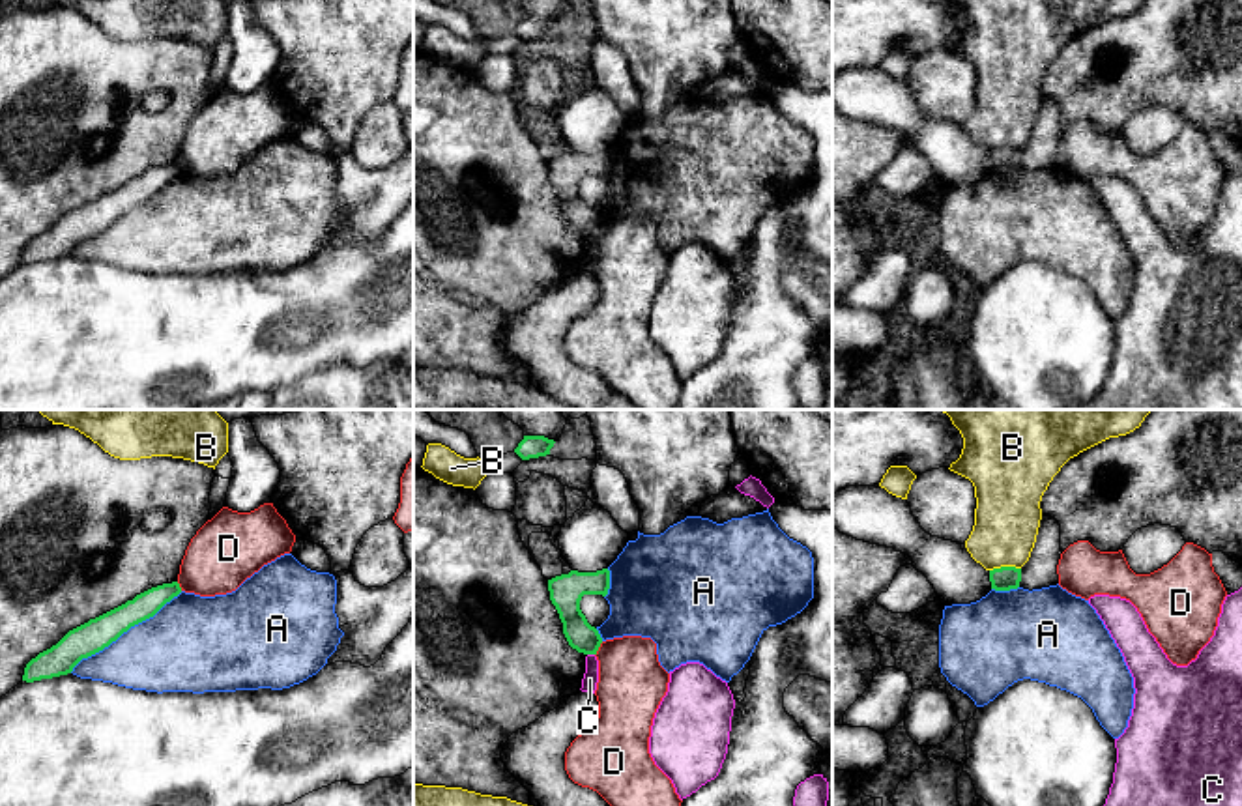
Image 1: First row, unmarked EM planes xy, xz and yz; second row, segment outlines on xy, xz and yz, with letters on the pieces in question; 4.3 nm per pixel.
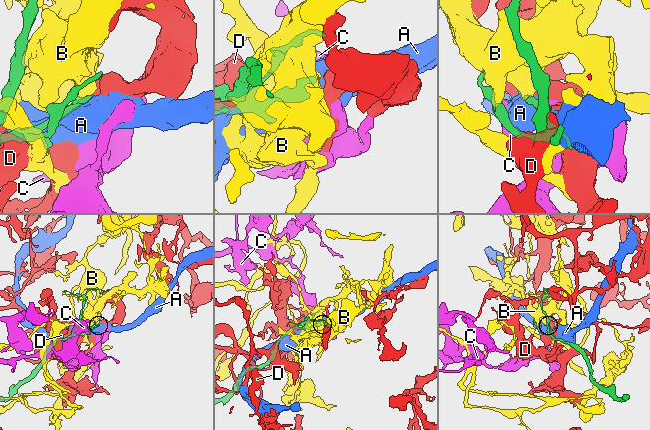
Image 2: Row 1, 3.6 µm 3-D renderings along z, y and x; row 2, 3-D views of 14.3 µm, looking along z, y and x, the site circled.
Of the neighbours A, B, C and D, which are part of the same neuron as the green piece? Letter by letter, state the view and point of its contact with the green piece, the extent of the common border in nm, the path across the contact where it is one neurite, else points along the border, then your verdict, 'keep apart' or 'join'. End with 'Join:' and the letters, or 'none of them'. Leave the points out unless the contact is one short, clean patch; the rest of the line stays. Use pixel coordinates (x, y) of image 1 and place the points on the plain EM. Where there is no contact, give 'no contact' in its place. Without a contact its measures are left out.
A: xy (126, 212) | 600 nm | keep apart
B: yz (1005, 148) | 140 nm | keep apart
C: xz (592, 234) | 30 nm | along xz (588, 234), (593, 236) | keep apart
D: xz (597, 230) | 70 nm | keep apart
Join: none of them

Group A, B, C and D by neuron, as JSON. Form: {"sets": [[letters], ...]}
{"sets": [["A"], ["B"], ["C"], ["D"]]}

